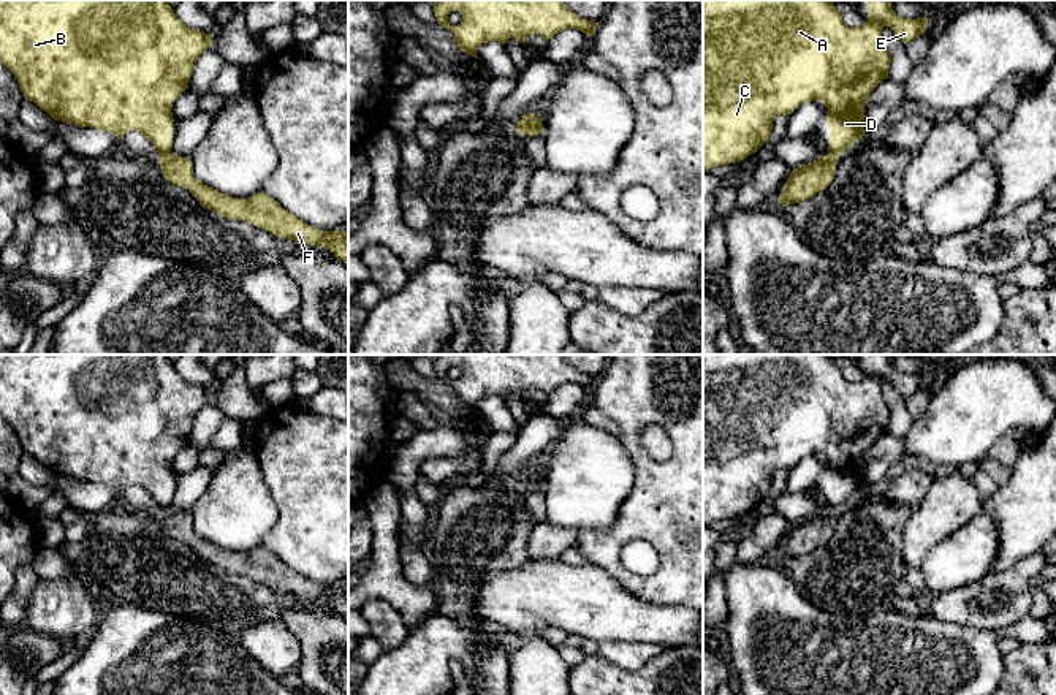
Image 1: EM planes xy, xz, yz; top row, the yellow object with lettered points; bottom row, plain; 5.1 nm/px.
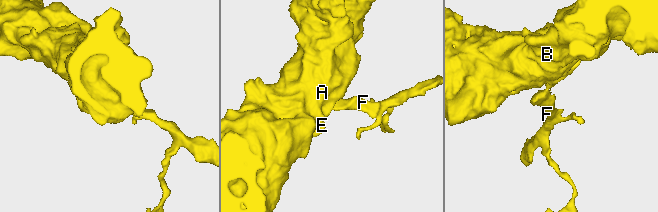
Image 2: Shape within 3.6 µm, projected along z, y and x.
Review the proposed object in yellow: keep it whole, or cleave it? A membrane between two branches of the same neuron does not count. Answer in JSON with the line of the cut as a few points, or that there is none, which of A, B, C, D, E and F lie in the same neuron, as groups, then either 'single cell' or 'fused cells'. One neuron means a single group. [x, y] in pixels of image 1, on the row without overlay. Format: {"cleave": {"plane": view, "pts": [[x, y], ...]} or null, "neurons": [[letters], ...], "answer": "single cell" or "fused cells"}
{"cleave": {"plane": "xy", "pts": [[170, 508], [162, 513]]}, "neurons": [["A", "B", "C", "D", "E"], ["F"]], "answer": "fused cells"}

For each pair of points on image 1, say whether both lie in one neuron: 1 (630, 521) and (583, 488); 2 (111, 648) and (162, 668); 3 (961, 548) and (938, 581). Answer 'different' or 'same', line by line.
1: different
2: same
3: same

